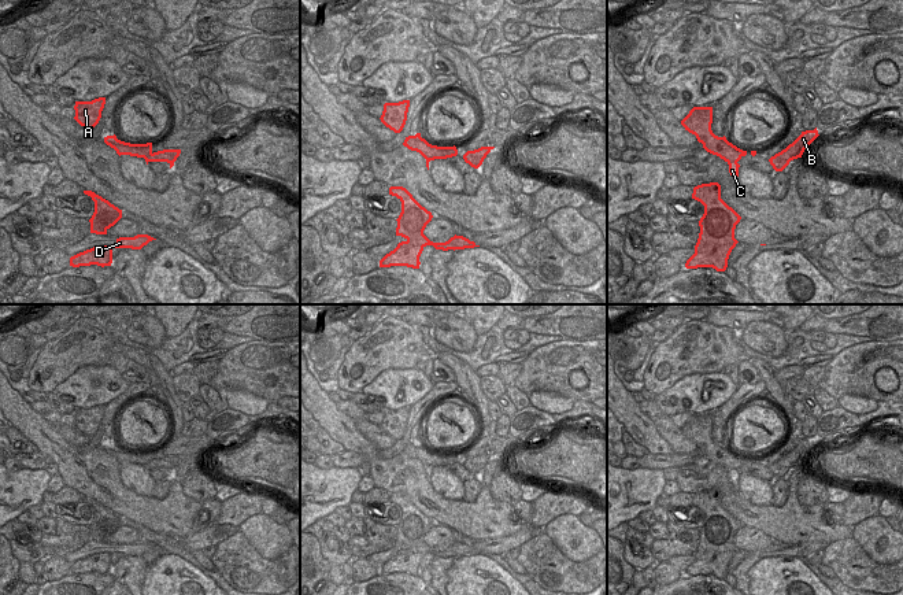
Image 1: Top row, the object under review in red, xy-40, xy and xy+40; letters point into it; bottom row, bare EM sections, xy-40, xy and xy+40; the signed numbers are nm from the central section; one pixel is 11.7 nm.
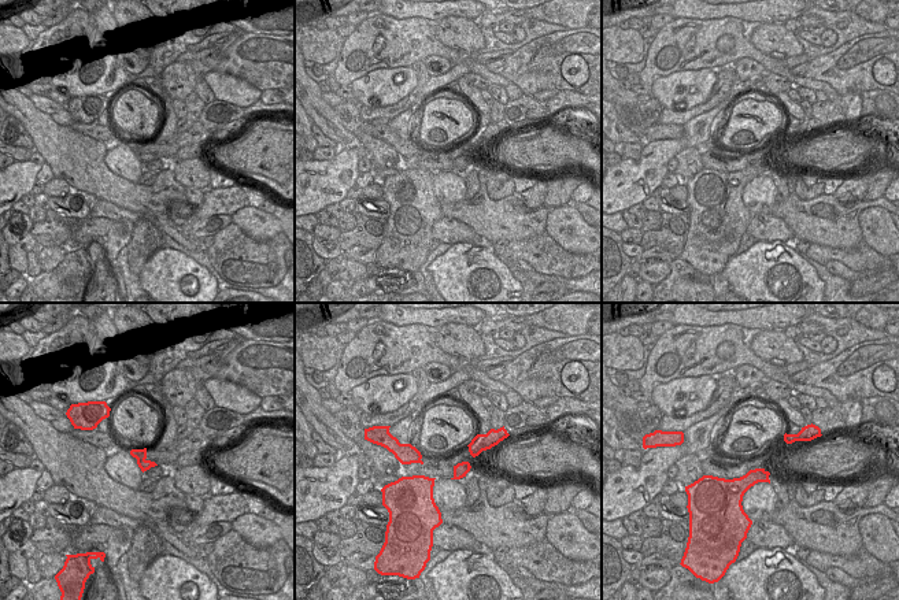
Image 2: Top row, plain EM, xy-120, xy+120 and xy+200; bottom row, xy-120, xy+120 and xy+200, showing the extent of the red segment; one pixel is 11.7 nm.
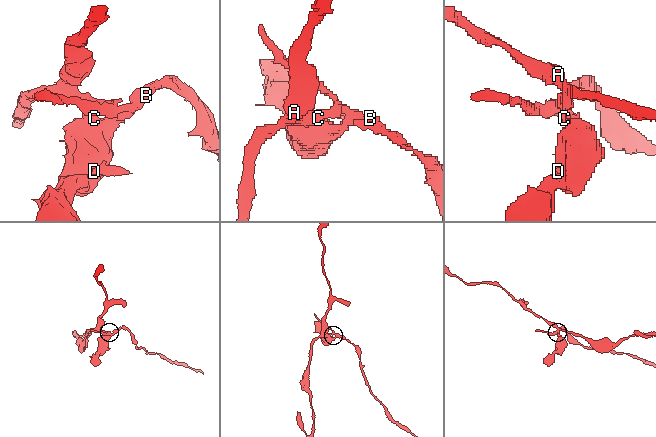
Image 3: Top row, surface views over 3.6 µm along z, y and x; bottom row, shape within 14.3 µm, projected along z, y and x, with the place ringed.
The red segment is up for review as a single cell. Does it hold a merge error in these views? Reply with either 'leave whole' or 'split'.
split

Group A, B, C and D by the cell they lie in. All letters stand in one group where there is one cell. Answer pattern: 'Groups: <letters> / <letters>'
Groups: A / B C D.

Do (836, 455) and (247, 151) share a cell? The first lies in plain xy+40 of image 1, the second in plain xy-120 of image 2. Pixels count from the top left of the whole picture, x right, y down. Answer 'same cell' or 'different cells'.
same cell

